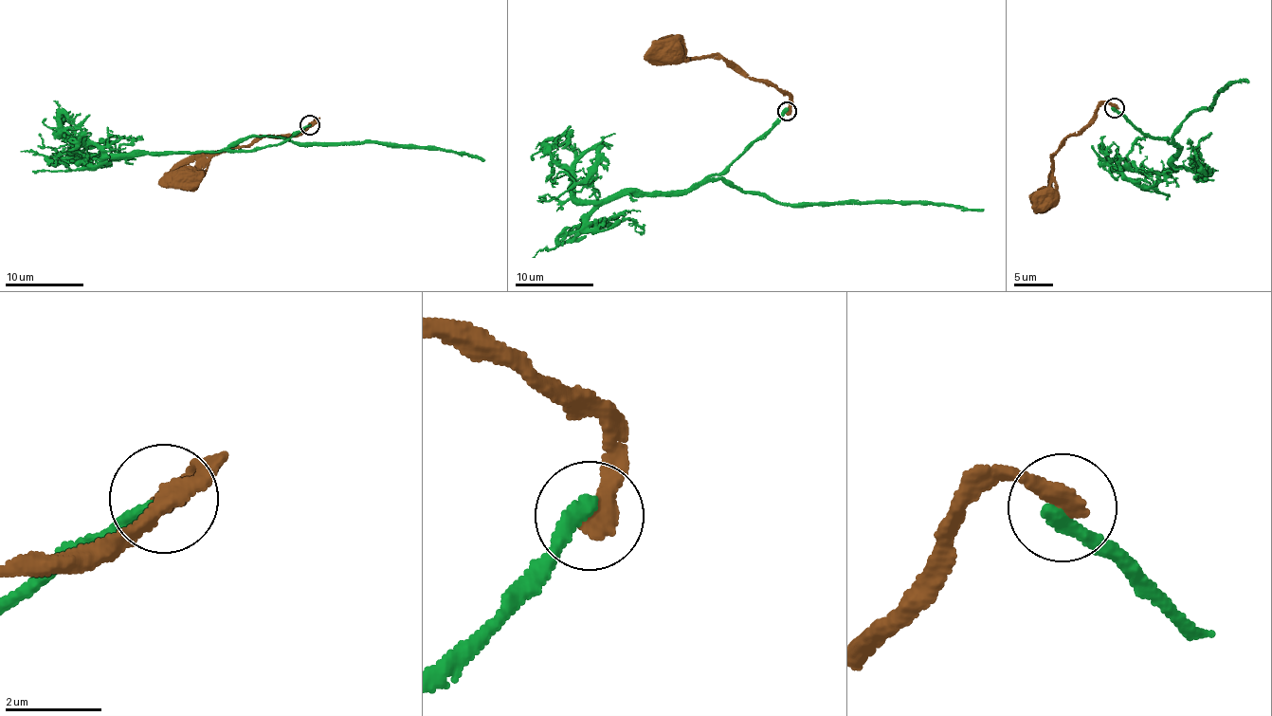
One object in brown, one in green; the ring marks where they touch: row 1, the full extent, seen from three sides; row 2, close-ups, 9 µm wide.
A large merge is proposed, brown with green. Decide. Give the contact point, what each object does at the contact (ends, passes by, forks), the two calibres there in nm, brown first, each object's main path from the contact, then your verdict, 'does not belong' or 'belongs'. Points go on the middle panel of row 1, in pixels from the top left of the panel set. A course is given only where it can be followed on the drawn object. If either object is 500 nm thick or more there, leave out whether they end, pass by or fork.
at (787, 111); brown ends there; green ends there; 400 nm thick on the brown side, 320 nm on the other; brown runs (787, 111), (789, 97), (770, 81), (735, 72), (721, 58), (686, 59), (674, 55), (666, 46); green runs (787, 111), (723, 175), (746, 193), (765, 194), (774, 200), (790, 204), (829, 206), (869, 202), (983, 210); does not belong

